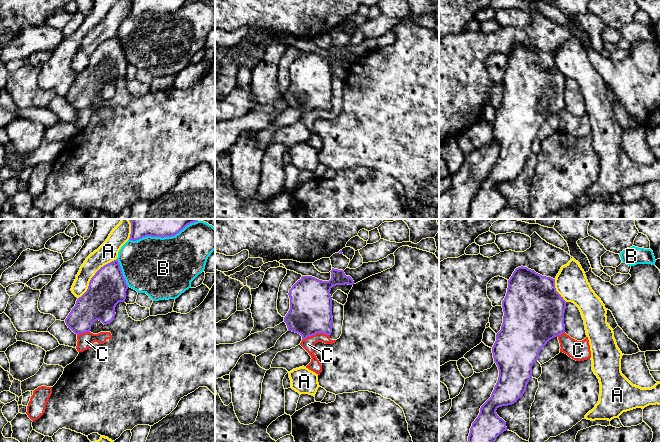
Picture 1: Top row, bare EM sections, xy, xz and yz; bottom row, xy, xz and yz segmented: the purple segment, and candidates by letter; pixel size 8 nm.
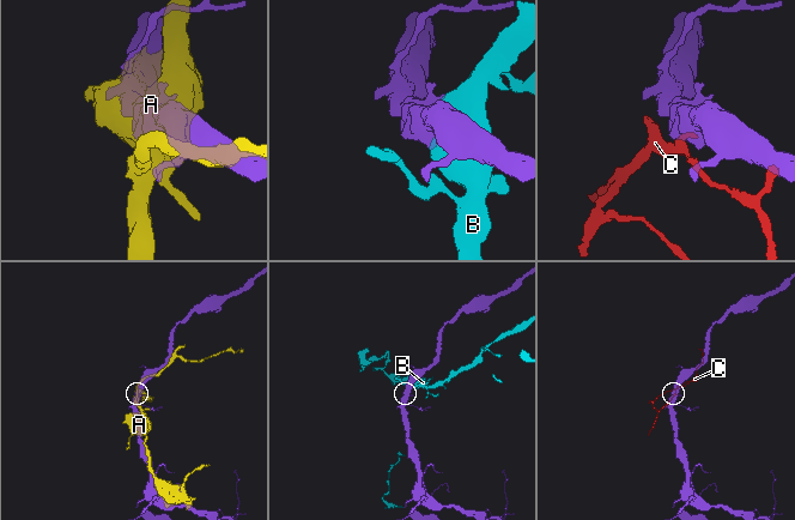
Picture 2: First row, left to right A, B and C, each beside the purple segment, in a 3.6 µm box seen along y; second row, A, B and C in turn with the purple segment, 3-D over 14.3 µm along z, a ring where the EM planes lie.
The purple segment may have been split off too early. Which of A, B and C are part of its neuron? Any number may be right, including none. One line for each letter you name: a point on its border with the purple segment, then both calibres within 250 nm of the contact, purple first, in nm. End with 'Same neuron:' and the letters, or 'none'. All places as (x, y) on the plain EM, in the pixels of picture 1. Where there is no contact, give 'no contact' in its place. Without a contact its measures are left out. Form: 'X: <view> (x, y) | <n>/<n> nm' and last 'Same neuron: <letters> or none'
Same neuron: none

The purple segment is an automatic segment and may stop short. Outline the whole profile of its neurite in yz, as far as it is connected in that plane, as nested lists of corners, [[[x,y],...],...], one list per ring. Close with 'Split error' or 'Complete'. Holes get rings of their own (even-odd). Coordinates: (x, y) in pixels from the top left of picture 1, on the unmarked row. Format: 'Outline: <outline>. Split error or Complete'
Outline: [[[518,43],[508,56],[507,69],[502,77],[504,88],[501,106],[496,110],[492,123],[494,138],[499,146],[498,157],[491,173],[481,182],[480,189],[472,199],[467,219],[495,219],[496,214],[507,206],[506,198],[500,194],[496,186],[502,182],[512,181],[521,174],[532,154],[532,142],[538,136],[539,129],[547,118],[565,108],[564,89],[566,77],[556,67],[555,55],[542,52],[527,43]]]. Complete

